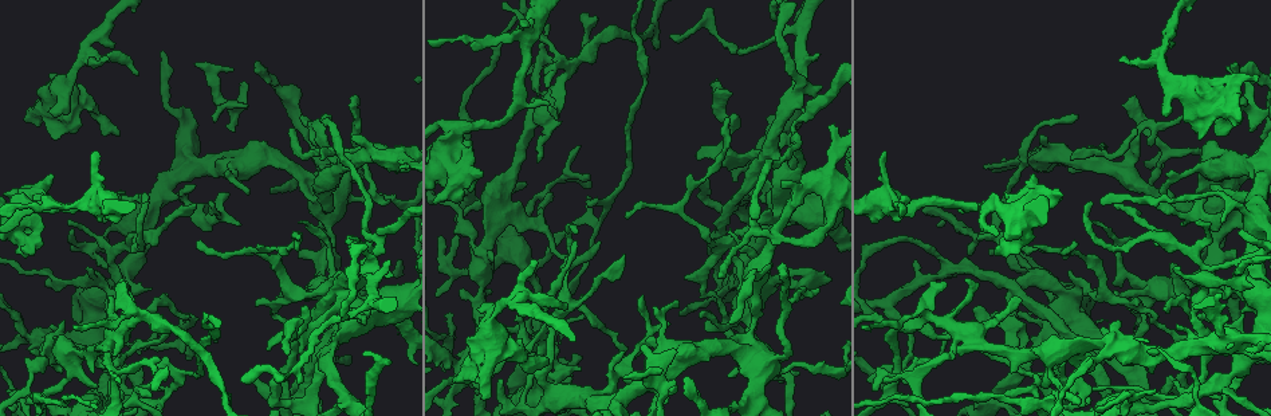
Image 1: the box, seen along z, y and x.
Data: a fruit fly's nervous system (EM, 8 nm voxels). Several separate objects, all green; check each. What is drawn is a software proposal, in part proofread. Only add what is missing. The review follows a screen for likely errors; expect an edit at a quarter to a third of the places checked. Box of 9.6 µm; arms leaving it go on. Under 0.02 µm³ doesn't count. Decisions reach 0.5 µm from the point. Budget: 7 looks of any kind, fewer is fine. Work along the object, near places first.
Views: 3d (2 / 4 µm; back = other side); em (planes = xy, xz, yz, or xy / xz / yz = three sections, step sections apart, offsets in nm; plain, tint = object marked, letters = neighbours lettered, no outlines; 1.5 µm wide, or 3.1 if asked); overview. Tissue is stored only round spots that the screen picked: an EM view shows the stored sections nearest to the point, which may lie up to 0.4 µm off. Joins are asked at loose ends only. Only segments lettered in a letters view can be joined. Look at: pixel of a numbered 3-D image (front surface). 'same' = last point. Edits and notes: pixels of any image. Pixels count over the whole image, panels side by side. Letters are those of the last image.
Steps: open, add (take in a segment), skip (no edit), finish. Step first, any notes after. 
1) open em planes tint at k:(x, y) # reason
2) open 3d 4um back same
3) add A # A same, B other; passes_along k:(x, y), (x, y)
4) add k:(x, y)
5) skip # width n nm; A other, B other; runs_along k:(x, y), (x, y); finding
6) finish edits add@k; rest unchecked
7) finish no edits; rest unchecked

open em planes letters at 1:(304, 117) # branch stops here

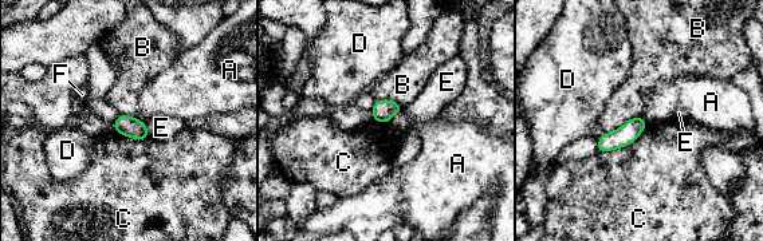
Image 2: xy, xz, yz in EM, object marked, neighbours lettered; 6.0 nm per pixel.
skip # width 120 nm; A other, B other, C other, D other, E other, F other; border 2:(638, 115), (606, 133); none of them fits

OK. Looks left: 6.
open em planes plain at 1:(1251, 129) # an open end

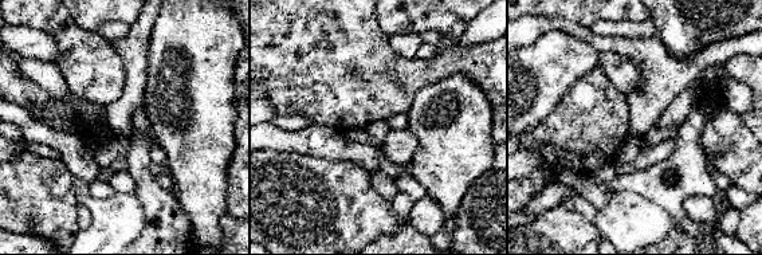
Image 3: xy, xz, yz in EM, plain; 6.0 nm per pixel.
open em planes tint same

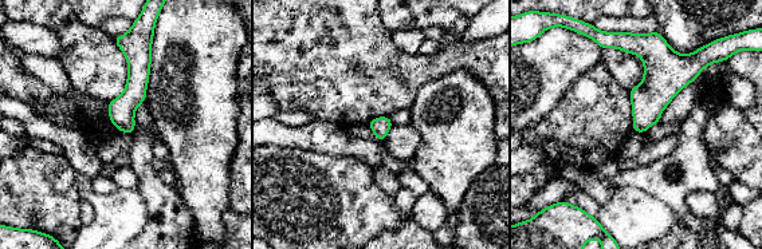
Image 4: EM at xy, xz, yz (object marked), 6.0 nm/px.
open em planes letters same

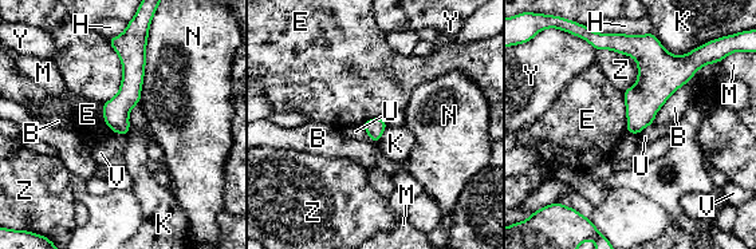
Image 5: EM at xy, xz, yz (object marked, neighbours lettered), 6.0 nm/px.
skip # longest_contact B 480 nm; B other, E other, H other, K other, M other, N other, U other, V other, Y other, Z other; runs_along 5:(125, 43), (118, 130); none of them fits

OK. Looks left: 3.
open 3d 2um at 1:(517, 317)

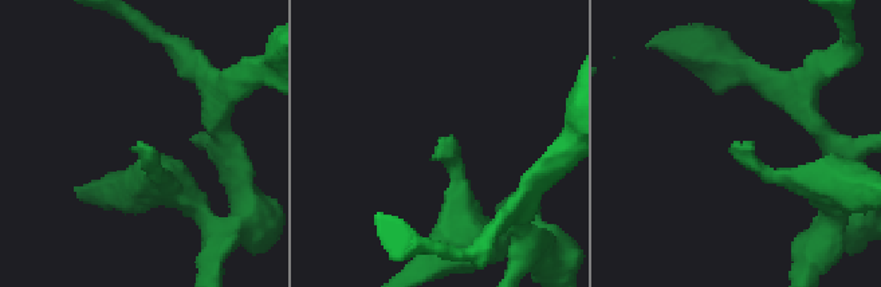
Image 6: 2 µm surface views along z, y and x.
open em xz step 4 tint at 6:(442, 144) # shape alone is not enough

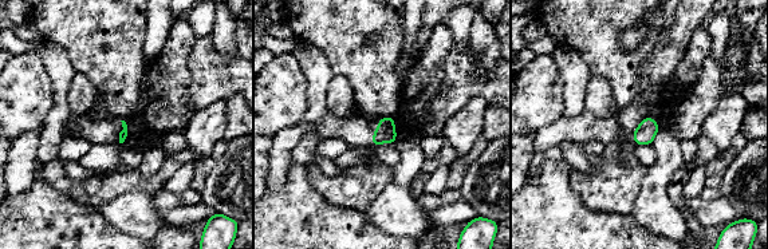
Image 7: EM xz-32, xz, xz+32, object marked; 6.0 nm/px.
open em planes letters same # another direction

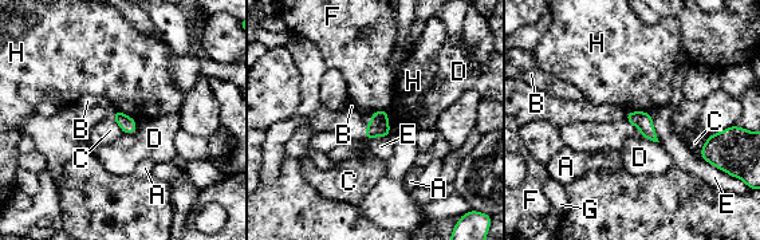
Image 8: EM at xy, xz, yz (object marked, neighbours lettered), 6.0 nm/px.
skip # A other, B other, C other, D other, E other, F other, G other, H other; border 8:(711, 134), (701, 149), (701, 158); no lettered segment goes on from it

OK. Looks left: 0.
finish no edits; rest unchecked

